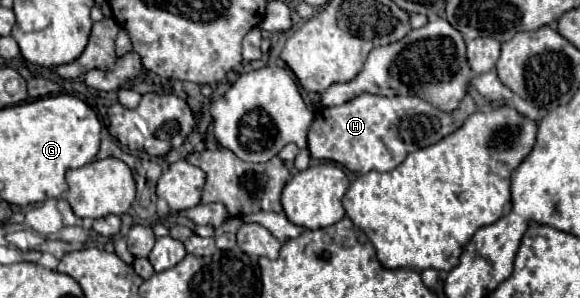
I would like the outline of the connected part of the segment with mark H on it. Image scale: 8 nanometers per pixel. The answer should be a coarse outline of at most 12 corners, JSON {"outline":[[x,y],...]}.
{"outline":[[363,93],[323,107],[309,153],[351,173],[391,171],[457,131],[419,97]]}

